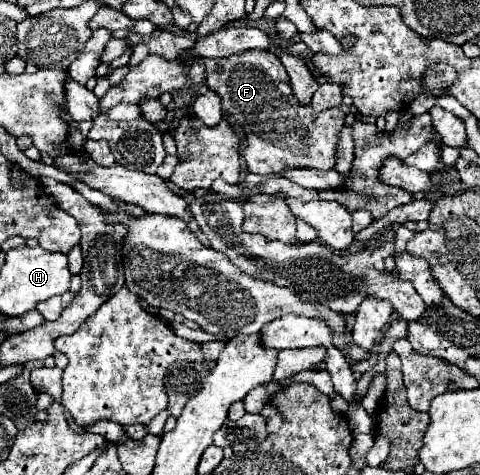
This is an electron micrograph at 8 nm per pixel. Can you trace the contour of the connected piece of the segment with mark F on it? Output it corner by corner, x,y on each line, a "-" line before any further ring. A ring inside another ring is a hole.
189,49
179,53
179,59
185,65
201,63
205,65
205,83
209,89
213,89
221,97
223,113
229,121
237,123
245,133
245,145
241,151
241,157
245,159
245,165
251,173
269,175
279,173
285,167
313,167
313,169
333,169
335,165
335,145
337,145
337,133
345,123
345,113
339,107
331,107
327,111
321,111
317,117
313,117
313,107
297,103
297,97
293,95
287,71
283,63
277,59
271,51
245,51
231,57
221,59
197,59
197,55
189,55

